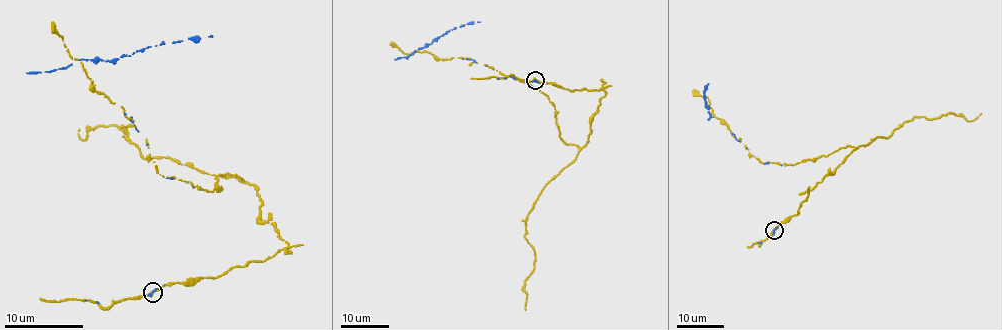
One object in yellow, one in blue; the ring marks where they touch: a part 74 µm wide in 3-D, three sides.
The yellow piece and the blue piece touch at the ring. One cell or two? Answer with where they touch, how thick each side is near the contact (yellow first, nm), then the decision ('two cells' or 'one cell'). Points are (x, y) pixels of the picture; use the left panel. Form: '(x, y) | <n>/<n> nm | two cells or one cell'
(153, 292) | 320/280 nm | one cell

